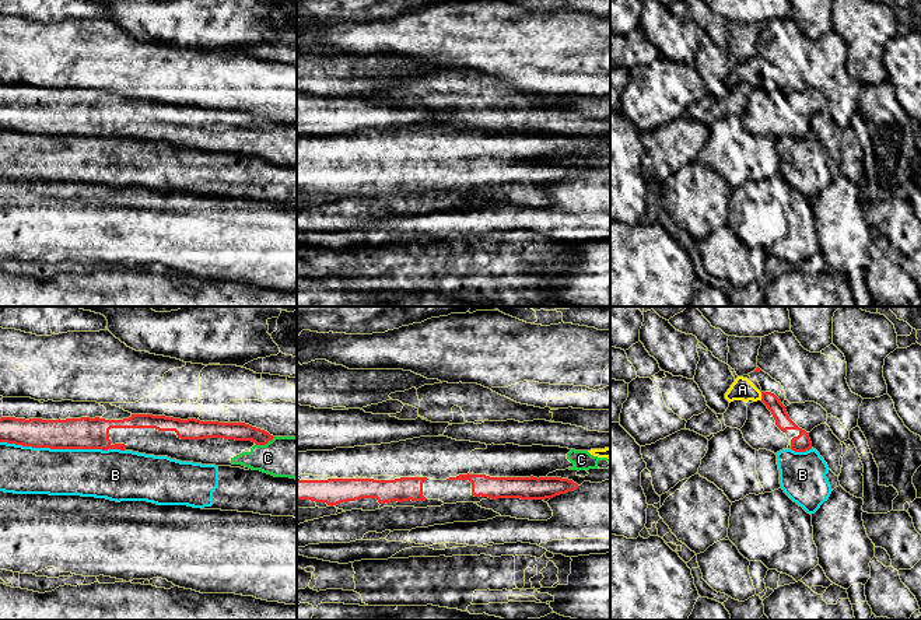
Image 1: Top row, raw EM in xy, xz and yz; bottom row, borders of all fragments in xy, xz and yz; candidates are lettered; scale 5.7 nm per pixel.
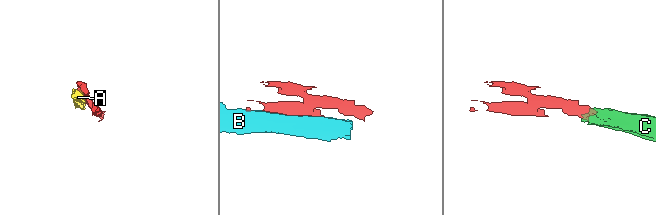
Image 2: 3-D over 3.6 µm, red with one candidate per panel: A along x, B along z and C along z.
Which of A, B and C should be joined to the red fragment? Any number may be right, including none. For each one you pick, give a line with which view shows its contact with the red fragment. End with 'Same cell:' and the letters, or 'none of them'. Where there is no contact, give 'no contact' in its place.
A: meets red in yz
Same cell: A

